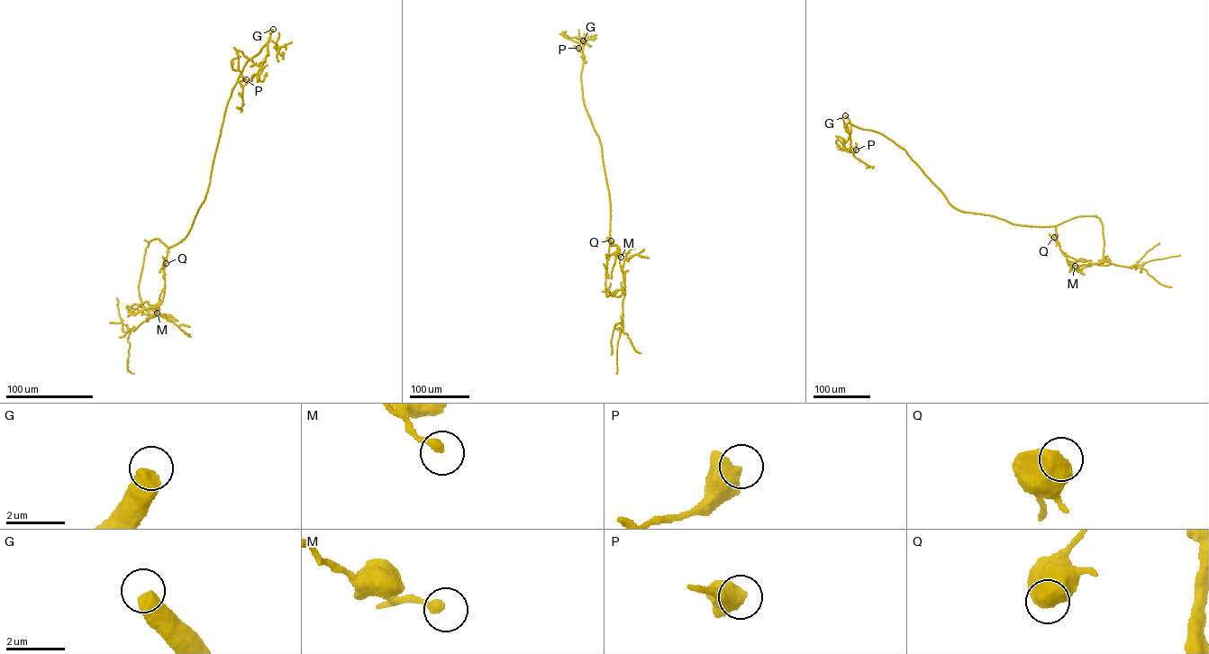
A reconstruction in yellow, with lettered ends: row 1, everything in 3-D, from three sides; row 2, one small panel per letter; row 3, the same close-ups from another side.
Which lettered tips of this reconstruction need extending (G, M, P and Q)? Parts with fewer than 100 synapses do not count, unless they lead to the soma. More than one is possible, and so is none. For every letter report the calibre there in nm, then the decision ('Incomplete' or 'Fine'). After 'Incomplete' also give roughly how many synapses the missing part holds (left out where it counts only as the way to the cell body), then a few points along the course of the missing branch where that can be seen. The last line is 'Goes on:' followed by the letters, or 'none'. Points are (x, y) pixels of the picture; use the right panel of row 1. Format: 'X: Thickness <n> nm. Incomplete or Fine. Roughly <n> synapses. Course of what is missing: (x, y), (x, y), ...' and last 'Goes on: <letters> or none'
G: Thickness 600 nm. Incomplete. Roughly 2000 synapses. Course of what is missing: (845, 115), (839, 107), (835, 90), (866, 65), (876, 49), (877, 40), (886, 49), (890, 42)
M: Thickness 280 nm. Fine
P: Thickness 600 nm. Fine
Q: Thickness 700 nm. Fine
Goes on: G

